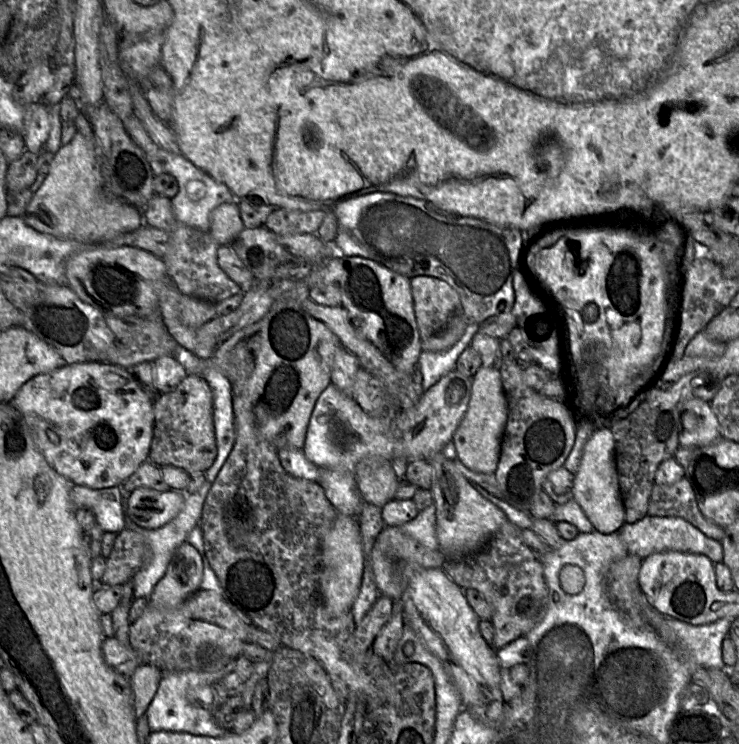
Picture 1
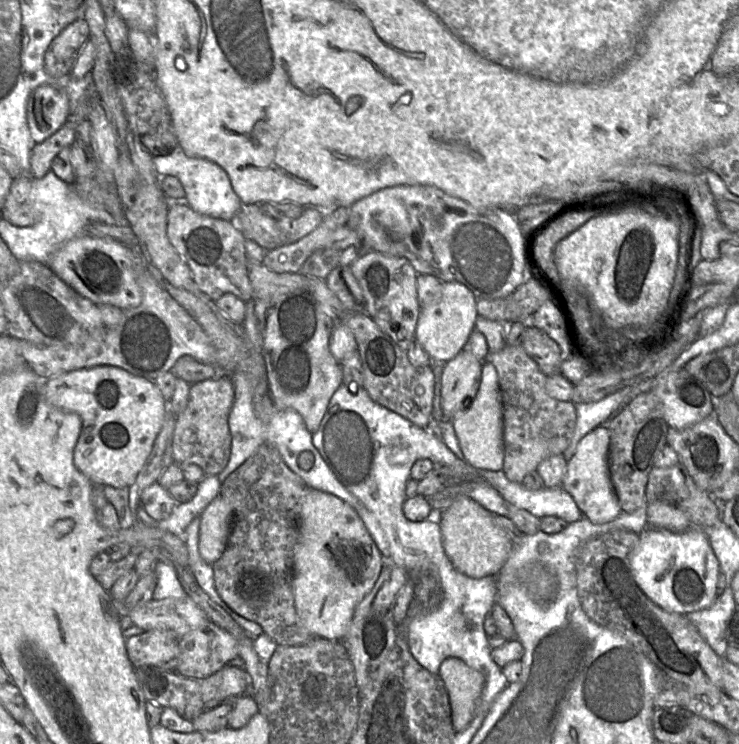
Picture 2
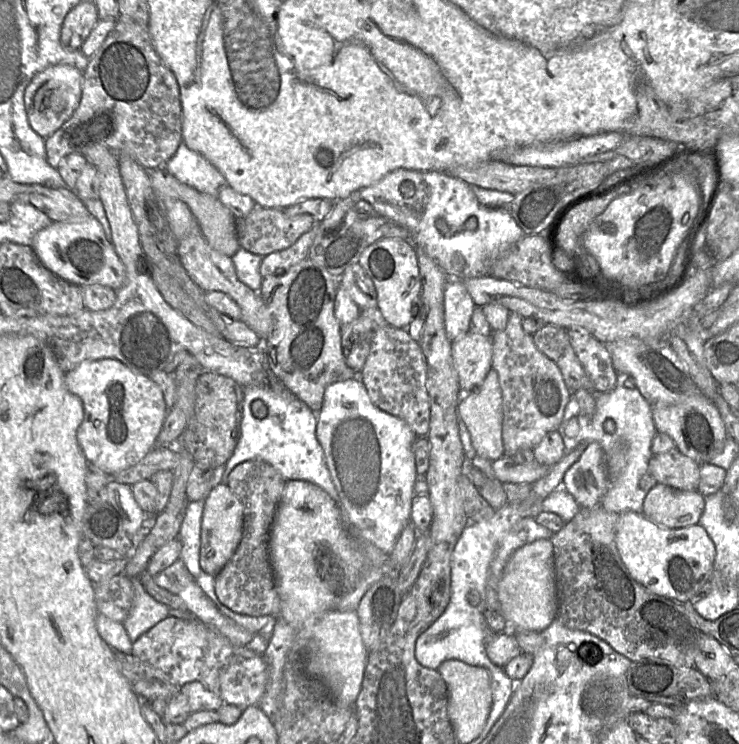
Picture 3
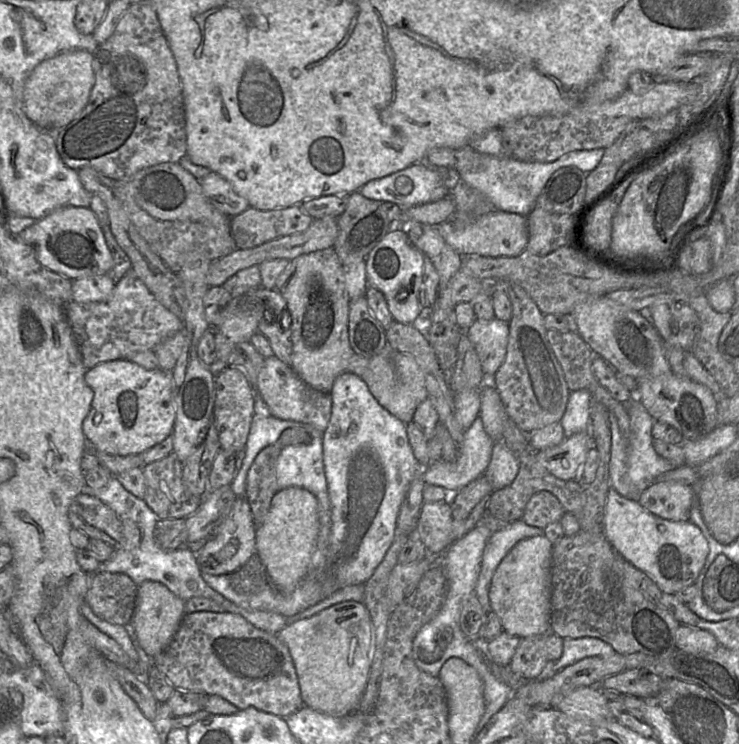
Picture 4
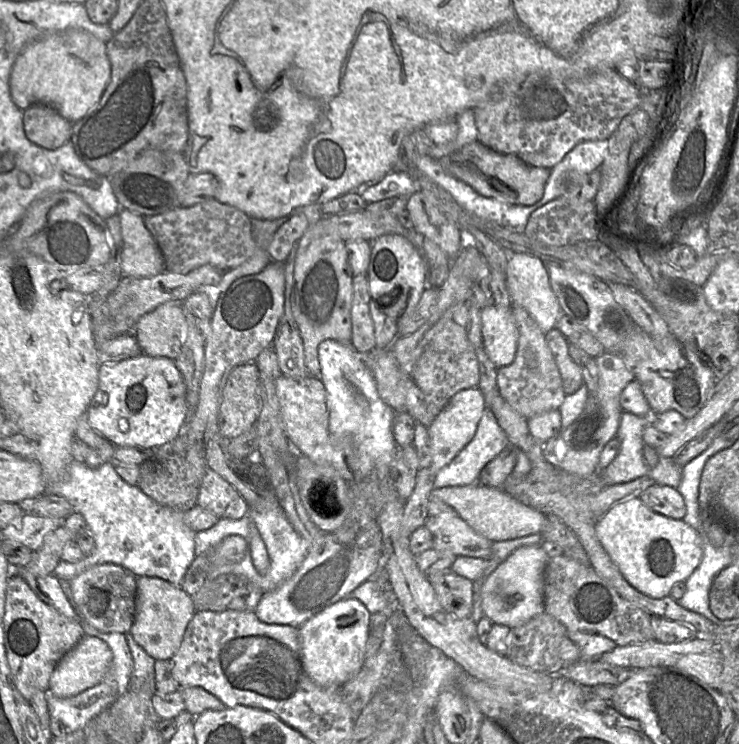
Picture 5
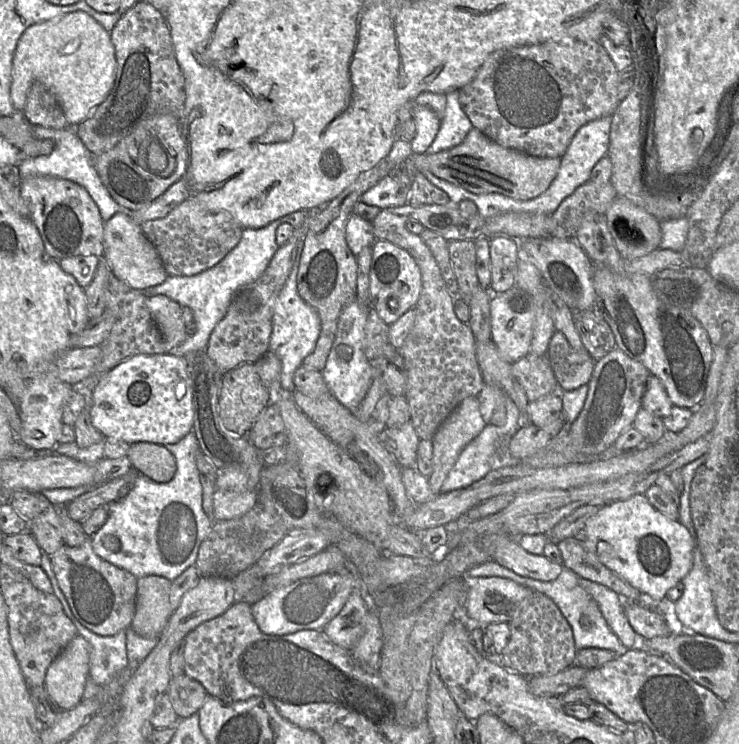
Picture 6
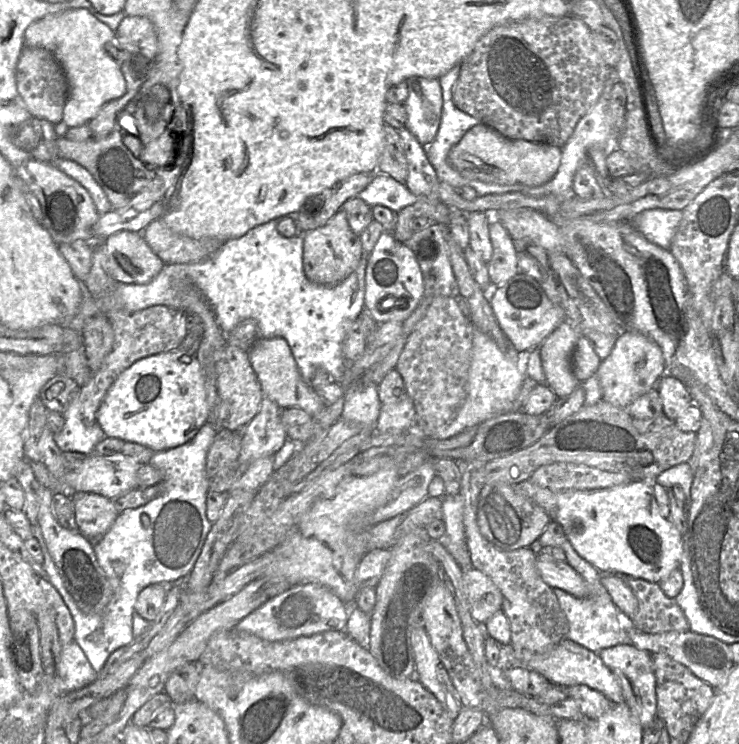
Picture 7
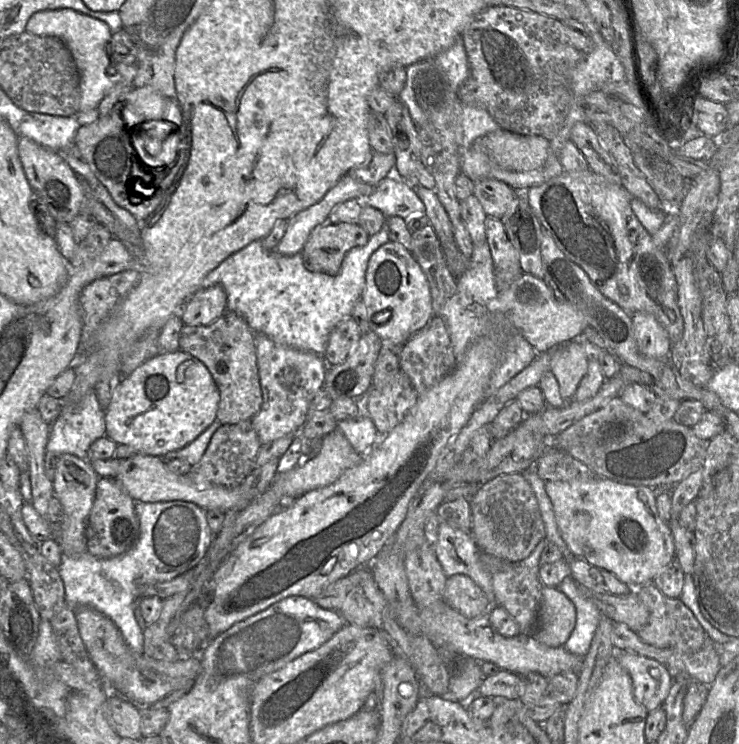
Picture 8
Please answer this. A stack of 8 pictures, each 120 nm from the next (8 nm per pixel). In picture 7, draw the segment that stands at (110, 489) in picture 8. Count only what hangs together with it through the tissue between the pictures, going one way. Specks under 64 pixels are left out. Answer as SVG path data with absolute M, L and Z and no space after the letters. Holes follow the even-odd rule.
M76 492L72 502L78 530L88 539L102 538L120 515L113 500L98 494Z

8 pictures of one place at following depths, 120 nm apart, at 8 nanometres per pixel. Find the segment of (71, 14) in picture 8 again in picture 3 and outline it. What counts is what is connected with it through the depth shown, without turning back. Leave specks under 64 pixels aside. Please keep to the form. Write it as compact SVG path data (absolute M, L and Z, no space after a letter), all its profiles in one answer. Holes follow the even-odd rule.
M67 64L52 65L37 73L24 93L31 128L44 139L56 132L77 109L82 94L83 72Z

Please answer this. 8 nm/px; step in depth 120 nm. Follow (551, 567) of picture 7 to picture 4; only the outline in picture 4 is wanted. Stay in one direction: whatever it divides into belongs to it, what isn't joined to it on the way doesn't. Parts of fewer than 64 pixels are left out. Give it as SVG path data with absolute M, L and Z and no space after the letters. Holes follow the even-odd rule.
M424 502L416 524L416 534L430 554L443 554L454 542L451 505Z

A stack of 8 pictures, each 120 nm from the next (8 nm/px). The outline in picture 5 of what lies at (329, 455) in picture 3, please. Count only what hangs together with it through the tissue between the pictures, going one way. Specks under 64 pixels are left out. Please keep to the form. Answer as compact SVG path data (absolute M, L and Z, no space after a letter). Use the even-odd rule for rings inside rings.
M335 340L323 341L319 346L319 361L320 379L327 392L330 411L329 431L335 439L343 440L342 449L356 474L355 481L351 483L354 507L341 527L334 532L323 534L323 544L319 548L311 549L289 579L261 598L255 613L261 621L267 624L299 627L327 607L348 598L362 583L372 579L379 567L384 547L383 533L375 515L375 503L379 500L378 486L390 478L392 465L399 448L392 432L396 412L382 401L372 372L352 344L343 344Z

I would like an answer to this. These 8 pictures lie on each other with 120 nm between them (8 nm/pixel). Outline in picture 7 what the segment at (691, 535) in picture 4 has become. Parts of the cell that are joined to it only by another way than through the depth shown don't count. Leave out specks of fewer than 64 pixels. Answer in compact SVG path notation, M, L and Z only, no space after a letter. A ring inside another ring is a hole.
M528 481L522 482L522 486L529 492L535 502L541 506L549 515L551 520L554 520L562 525L564 528L567 539L569 540L573 549L588 563L593 565L598 571L603 574L618 574L620 576L628 576L631 578L639 578L648 582L659 584L662 580L677 568L680 568L681 555L683 552L683 539L674 524L664 519L659 512L659 508L655 499L653 486L656 482L642 482L632 481L628 484L617 485L606 489L600 490L571 490L555 493L547 488L541 488L533 485Z

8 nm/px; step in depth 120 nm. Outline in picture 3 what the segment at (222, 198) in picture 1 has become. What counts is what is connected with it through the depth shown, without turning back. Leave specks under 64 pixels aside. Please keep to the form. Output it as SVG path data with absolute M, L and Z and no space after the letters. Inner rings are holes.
M184 142L164 168L181 183L214 197L226 184L221 172L205 157L190 150Z

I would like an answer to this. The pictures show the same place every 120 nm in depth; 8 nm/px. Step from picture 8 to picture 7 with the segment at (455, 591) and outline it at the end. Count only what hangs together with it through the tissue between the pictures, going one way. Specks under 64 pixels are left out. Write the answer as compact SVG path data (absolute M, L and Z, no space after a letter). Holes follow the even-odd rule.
M464 569L461 590L469 606L471 617L478 624L486 622L502 610L503 597L493 581L482 572Z

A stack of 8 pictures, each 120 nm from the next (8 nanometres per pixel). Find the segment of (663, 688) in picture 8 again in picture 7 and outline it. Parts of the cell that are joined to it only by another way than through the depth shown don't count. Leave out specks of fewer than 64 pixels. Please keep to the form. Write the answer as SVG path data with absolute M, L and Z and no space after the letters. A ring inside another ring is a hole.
M623 644L603 649L598 655L619 679L624 702L638 719L642 728L650 726L656 718L657 712L656 677L652 667L651 654L638 650L631 644Z

